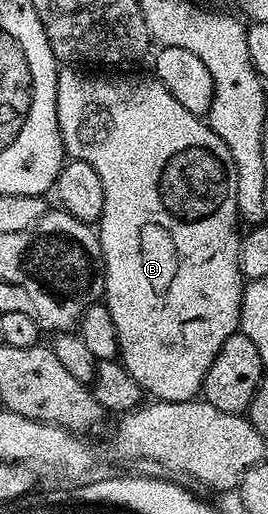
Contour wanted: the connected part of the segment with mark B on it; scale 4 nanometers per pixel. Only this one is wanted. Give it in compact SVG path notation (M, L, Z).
M62 66L58 70L56 90L56 114L62 135L65 155L71 160L83 160L100 174L104 182L104 210L96 225L98 241L102 247L104 265L104 303L112 322L116 322L118 335L118 356L123 368L136 378L143 393L154 400L184 402L195 399L202 391L202 380L208 374L208 366L220 354L220 346L228 342L233 332L239 331L238 319L242 309L244 277L238 265L240 243L240 219L236 198L236 166L232 153L225 142L210 129L205 119L192 115L153 75L147 76L89 76L89 71L78 66Z

